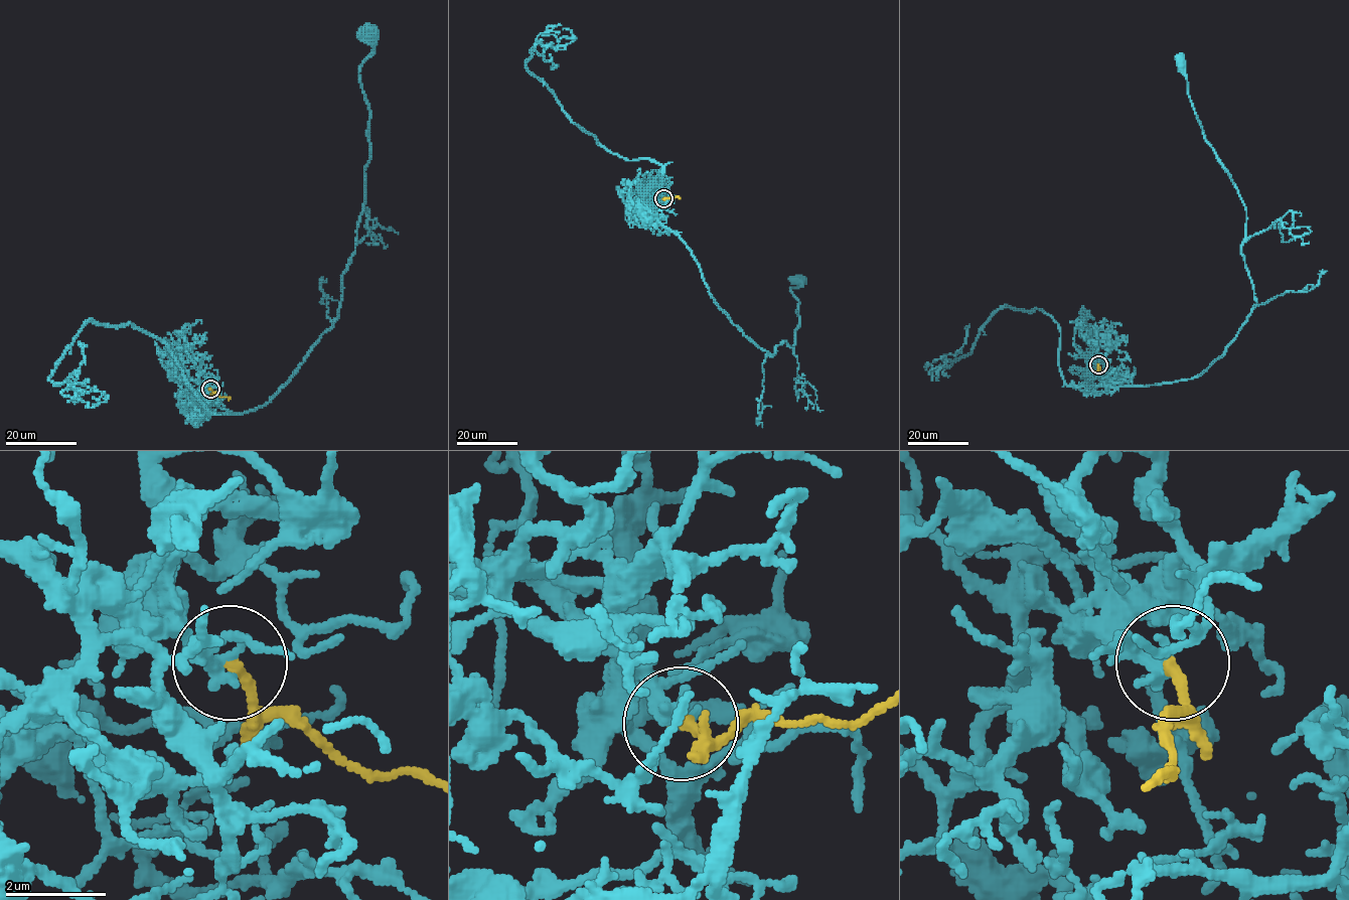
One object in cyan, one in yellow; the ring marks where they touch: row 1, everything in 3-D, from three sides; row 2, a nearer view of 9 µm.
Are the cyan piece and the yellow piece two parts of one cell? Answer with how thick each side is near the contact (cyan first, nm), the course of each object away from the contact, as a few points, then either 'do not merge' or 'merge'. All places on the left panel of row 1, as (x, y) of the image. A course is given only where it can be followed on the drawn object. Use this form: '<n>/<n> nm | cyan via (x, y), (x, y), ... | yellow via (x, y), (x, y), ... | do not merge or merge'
240/220 nm | cyan via (209, 389), (185, 406), (201, 415), (264, 405), (337, 317), (369, 158), (359, 78), (370, 32) | yellow via (209, 389), (219, 397), (228, 397), (228, 401) | merge

